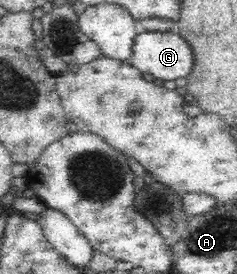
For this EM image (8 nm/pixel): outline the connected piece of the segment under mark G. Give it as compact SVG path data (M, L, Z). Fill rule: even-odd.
M174 32L136 35L130 64L158 80L184 82L194 66L192 47Z

